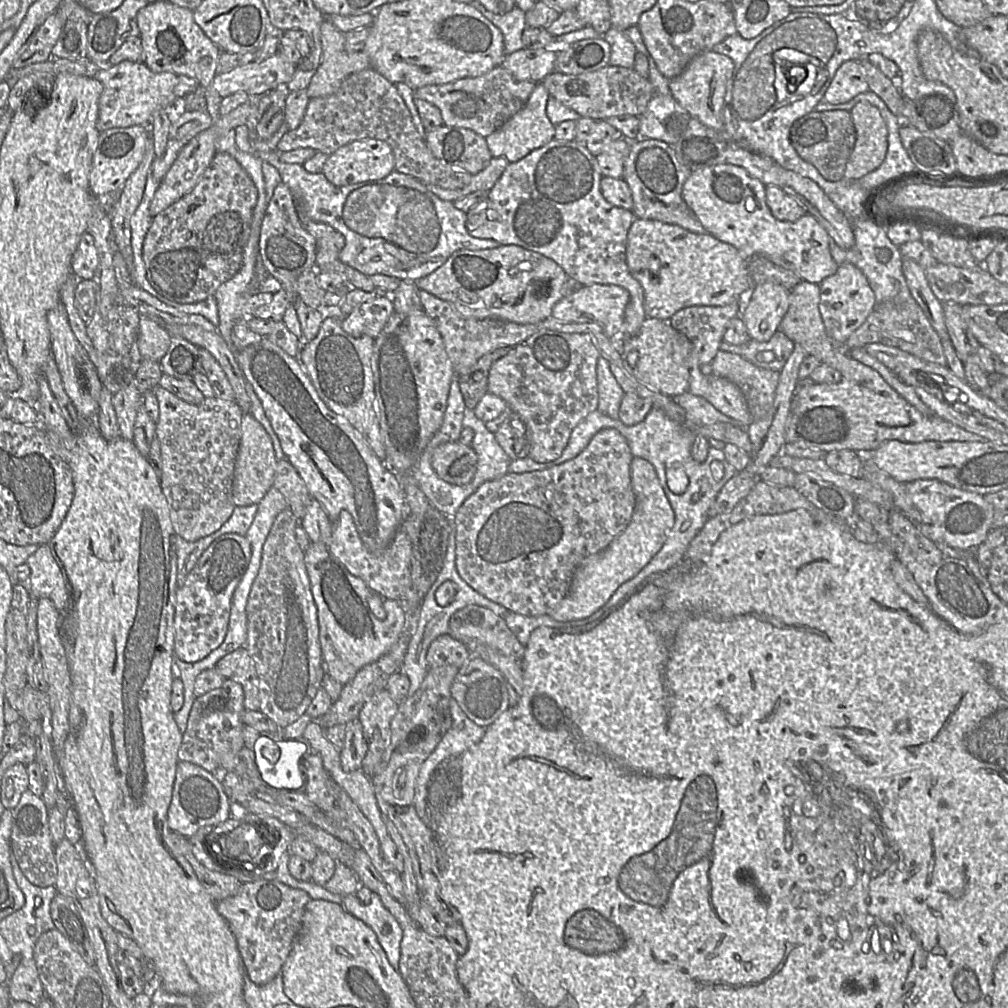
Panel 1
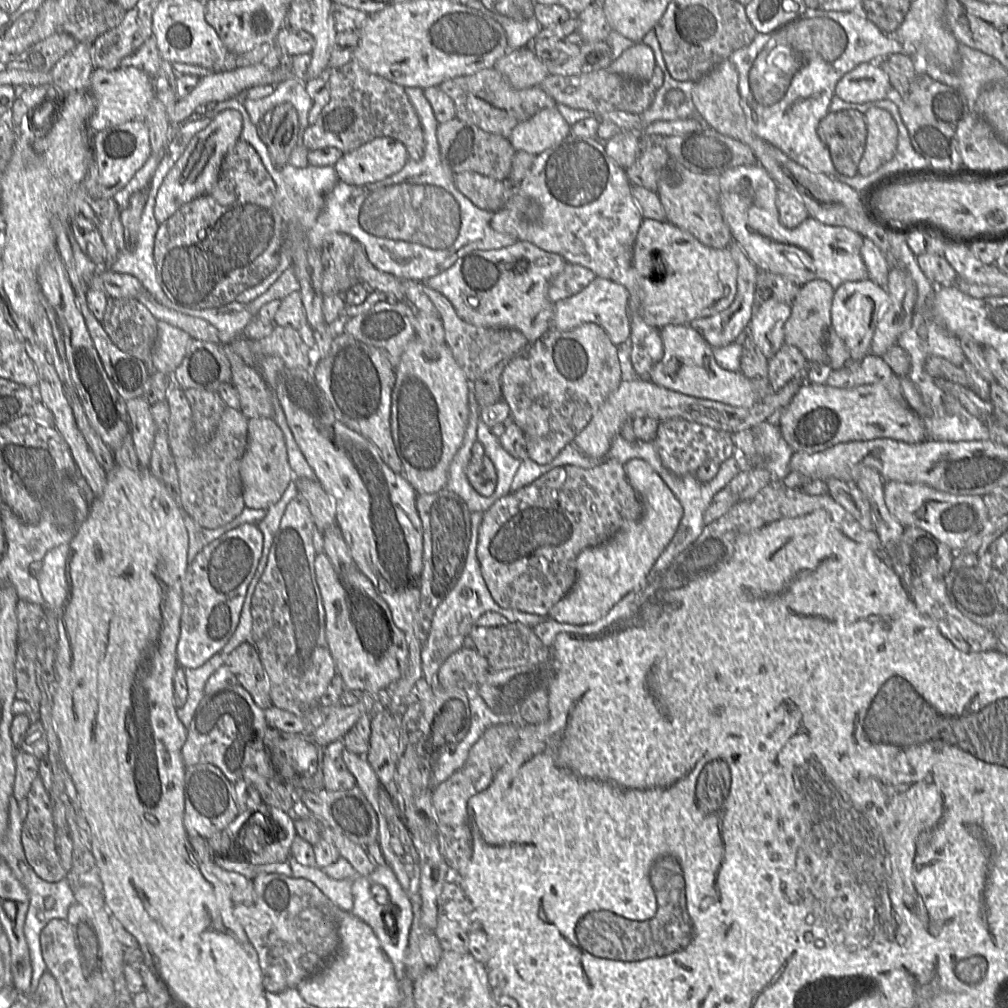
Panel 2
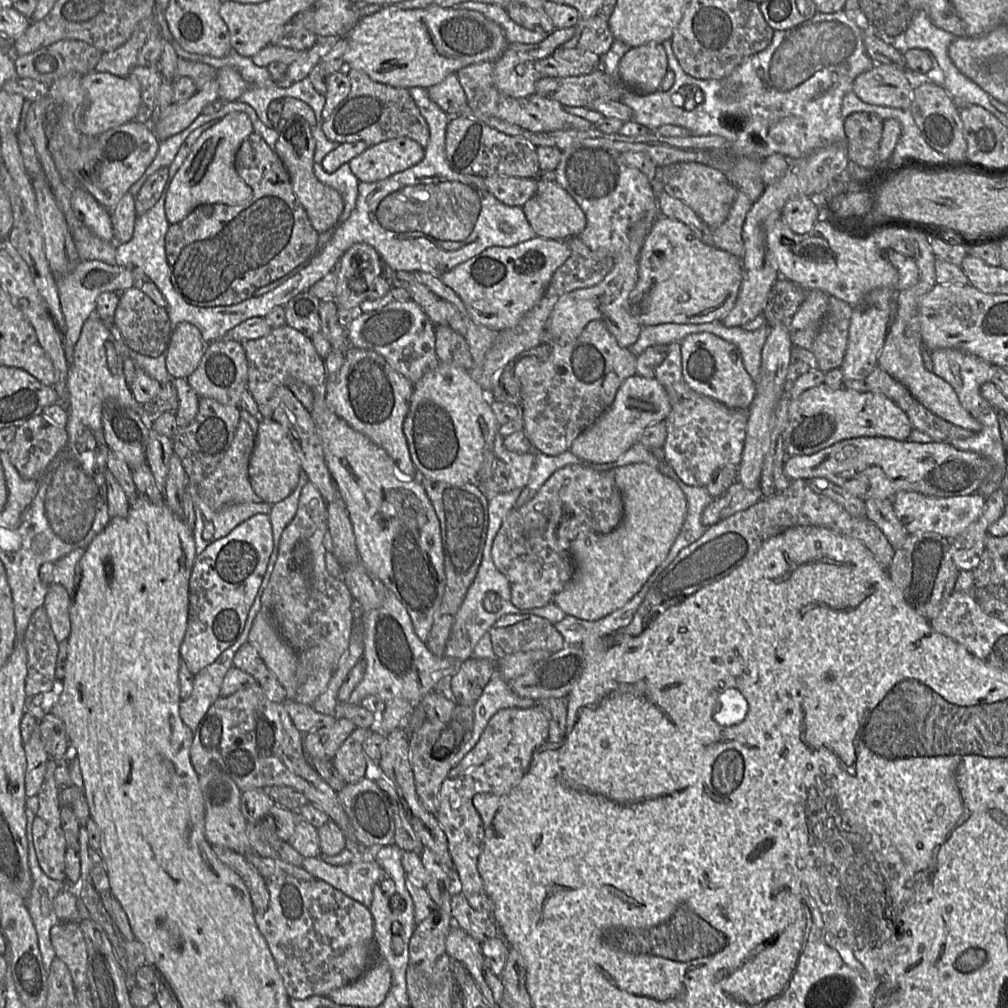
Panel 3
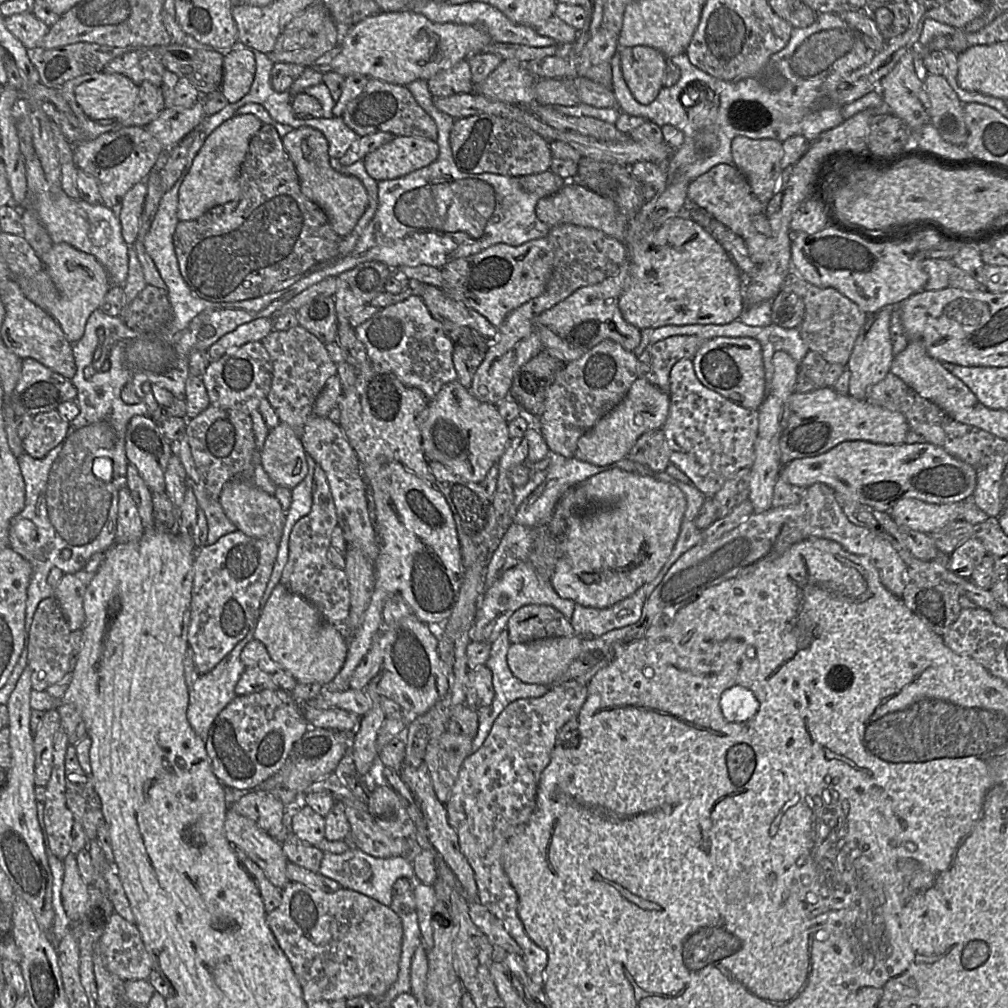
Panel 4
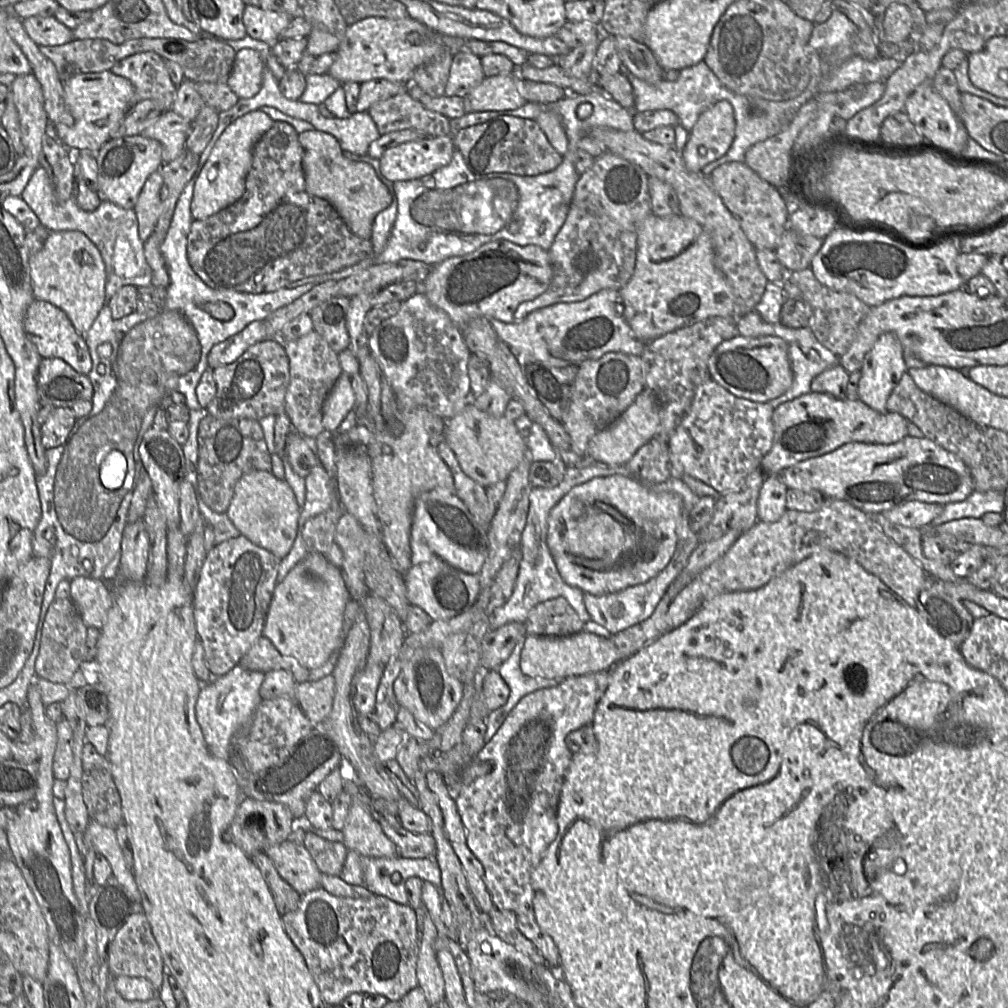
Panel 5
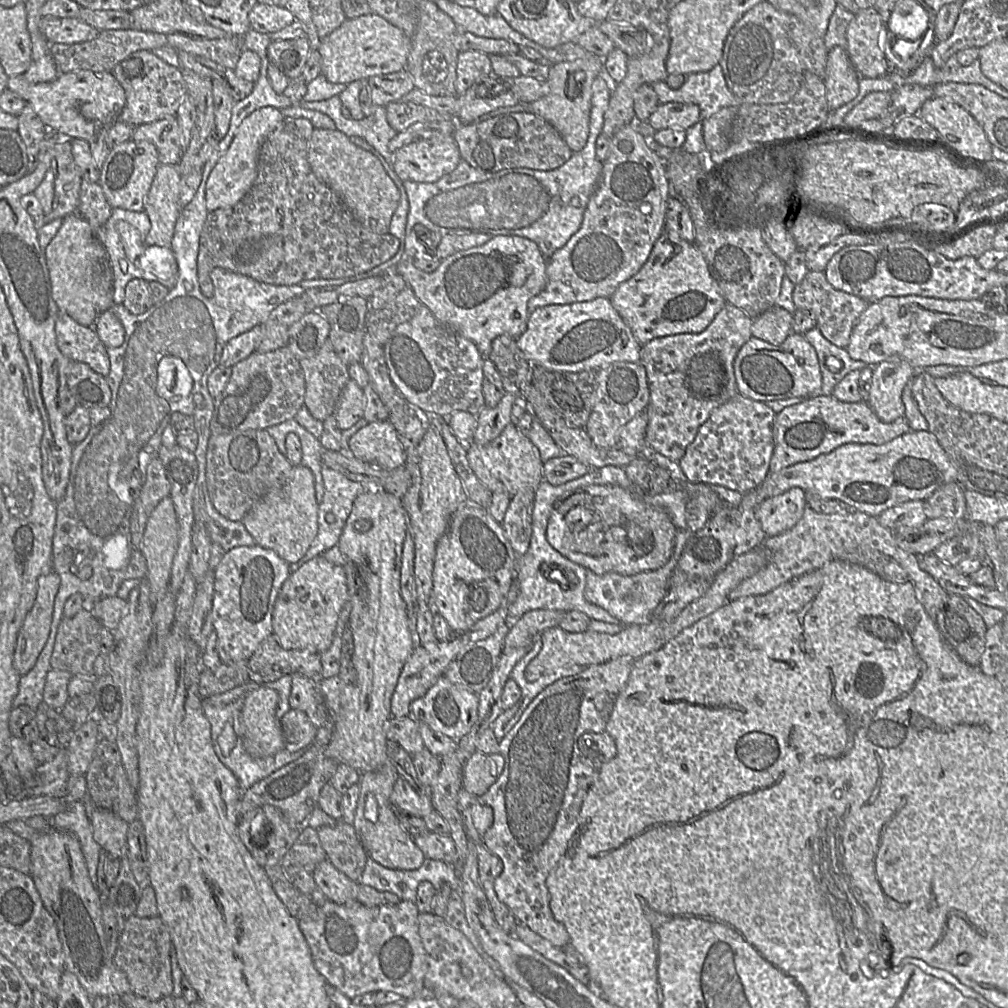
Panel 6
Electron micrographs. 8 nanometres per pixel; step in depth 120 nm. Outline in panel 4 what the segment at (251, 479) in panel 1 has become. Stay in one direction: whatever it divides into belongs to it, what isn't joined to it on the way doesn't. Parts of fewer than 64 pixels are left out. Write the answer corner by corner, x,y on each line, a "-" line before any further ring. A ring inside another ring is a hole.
280,422
269,430
259,463
276,486
293,489
308,472
306,456
297,433

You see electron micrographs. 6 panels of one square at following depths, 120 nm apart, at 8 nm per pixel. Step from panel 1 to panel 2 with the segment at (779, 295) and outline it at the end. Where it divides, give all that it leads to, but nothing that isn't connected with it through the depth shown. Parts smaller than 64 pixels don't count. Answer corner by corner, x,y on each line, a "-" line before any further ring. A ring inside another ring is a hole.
775,300
756,305
749,328
767,359
775,355
785,343
784,325
790,314
791,305

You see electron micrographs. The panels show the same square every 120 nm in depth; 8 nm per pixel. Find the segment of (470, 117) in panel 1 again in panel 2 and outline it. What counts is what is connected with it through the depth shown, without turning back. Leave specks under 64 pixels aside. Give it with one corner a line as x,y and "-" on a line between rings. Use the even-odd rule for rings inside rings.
496,67
472,75
448,79
438,85
454,102
456,118
482,130
509,138
512,130
544,108
557,107
557,102
540,85
515,89

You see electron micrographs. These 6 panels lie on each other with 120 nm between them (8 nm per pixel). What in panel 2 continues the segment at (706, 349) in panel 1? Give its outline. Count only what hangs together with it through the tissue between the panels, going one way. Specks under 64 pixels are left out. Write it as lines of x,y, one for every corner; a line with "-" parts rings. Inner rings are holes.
732,241
729,249
738,267
737,292
733,302
728,308
715,315
698,318
689,323
691,327
702,334
712,349
718,349
735,342
740,332
749,326
756,307
755,285
759,268
749,259
737,242

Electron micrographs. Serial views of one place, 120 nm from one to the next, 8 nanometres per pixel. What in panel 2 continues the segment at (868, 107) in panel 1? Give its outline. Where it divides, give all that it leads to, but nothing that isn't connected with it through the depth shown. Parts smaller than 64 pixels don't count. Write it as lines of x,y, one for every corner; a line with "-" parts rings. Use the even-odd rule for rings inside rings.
872,107
864,113
867,138
857,174
868,176
888,163
895,155
898,144
898,127
891,114

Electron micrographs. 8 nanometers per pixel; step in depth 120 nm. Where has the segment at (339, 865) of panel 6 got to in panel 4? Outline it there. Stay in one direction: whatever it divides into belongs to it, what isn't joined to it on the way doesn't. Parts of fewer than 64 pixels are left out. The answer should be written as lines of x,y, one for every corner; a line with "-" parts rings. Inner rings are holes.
291,831
282,841
282,849
289,862
316,873
325,855
317,846
302,841

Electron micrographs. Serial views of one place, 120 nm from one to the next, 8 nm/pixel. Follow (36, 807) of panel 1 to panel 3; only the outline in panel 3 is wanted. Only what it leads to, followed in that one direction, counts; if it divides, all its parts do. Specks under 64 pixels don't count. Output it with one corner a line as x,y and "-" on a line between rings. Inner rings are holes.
49,758
43,784
37,793
39,806
32,823
31,836
33,847
36,851
36,857
43,872
51,879
66,881
65,854
68,844
61,826
61,805
59,801
58,787
54,778
55,767
54,759

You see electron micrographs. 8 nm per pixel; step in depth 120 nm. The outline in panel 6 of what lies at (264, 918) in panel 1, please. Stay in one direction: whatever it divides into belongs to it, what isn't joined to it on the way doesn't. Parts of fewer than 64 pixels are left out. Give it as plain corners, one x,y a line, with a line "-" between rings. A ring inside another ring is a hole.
327,899
319,905
316,917
301,918
298,925
311,950
315,968
328,985
350,999
366,993
390,991
406,1000
424,987
426,974
425,951
418,933
419,914
418,908
411,901
367,906
359,901
338,904

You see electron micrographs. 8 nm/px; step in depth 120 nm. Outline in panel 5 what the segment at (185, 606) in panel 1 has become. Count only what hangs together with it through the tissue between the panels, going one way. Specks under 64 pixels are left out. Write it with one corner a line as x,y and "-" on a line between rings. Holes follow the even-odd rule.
242,535
226,540
207,552
193,592
198,640
214,677
226,674
262,636
273,593
278,584
280,561
267,549

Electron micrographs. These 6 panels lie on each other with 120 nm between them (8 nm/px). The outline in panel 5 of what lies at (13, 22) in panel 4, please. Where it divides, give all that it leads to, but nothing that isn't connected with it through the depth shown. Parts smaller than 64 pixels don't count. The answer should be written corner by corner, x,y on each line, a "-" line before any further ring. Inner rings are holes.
31,16
23,19
22,25
38,46
58,46
74,40
72,29
53,16

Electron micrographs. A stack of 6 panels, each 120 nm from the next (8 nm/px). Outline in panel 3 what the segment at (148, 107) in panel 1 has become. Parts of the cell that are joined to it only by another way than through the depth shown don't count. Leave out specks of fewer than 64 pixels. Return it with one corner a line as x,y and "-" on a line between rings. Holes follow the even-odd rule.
92,71
82,77
87,96
87,107
81,122
81,133
98,136
107,130
134,120
141,101
138,82
129,77
119,77
108,72

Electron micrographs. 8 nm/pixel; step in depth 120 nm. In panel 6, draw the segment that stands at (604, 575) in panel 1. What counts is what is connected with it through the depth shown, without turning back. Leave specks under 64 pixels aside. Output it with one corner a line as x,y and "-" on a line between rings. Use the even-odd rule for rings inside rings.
591,485
565,493
553,505
546,537
572,562
596,574
635,575
665,565
671,557
675,526
660,508
648,505
617,485

